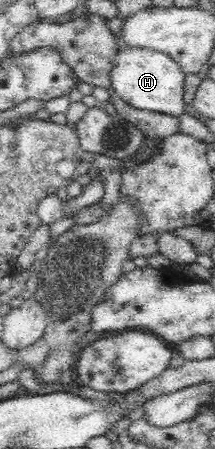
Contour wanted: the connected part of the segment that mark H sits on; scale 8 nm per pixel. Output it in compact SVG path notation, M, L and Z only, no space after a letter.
M147 49L117 51L111 71L113 88L125 102L146 112L153 111L177 119L185 112L183 95L187 76L183 66L171 59L171 56Z

